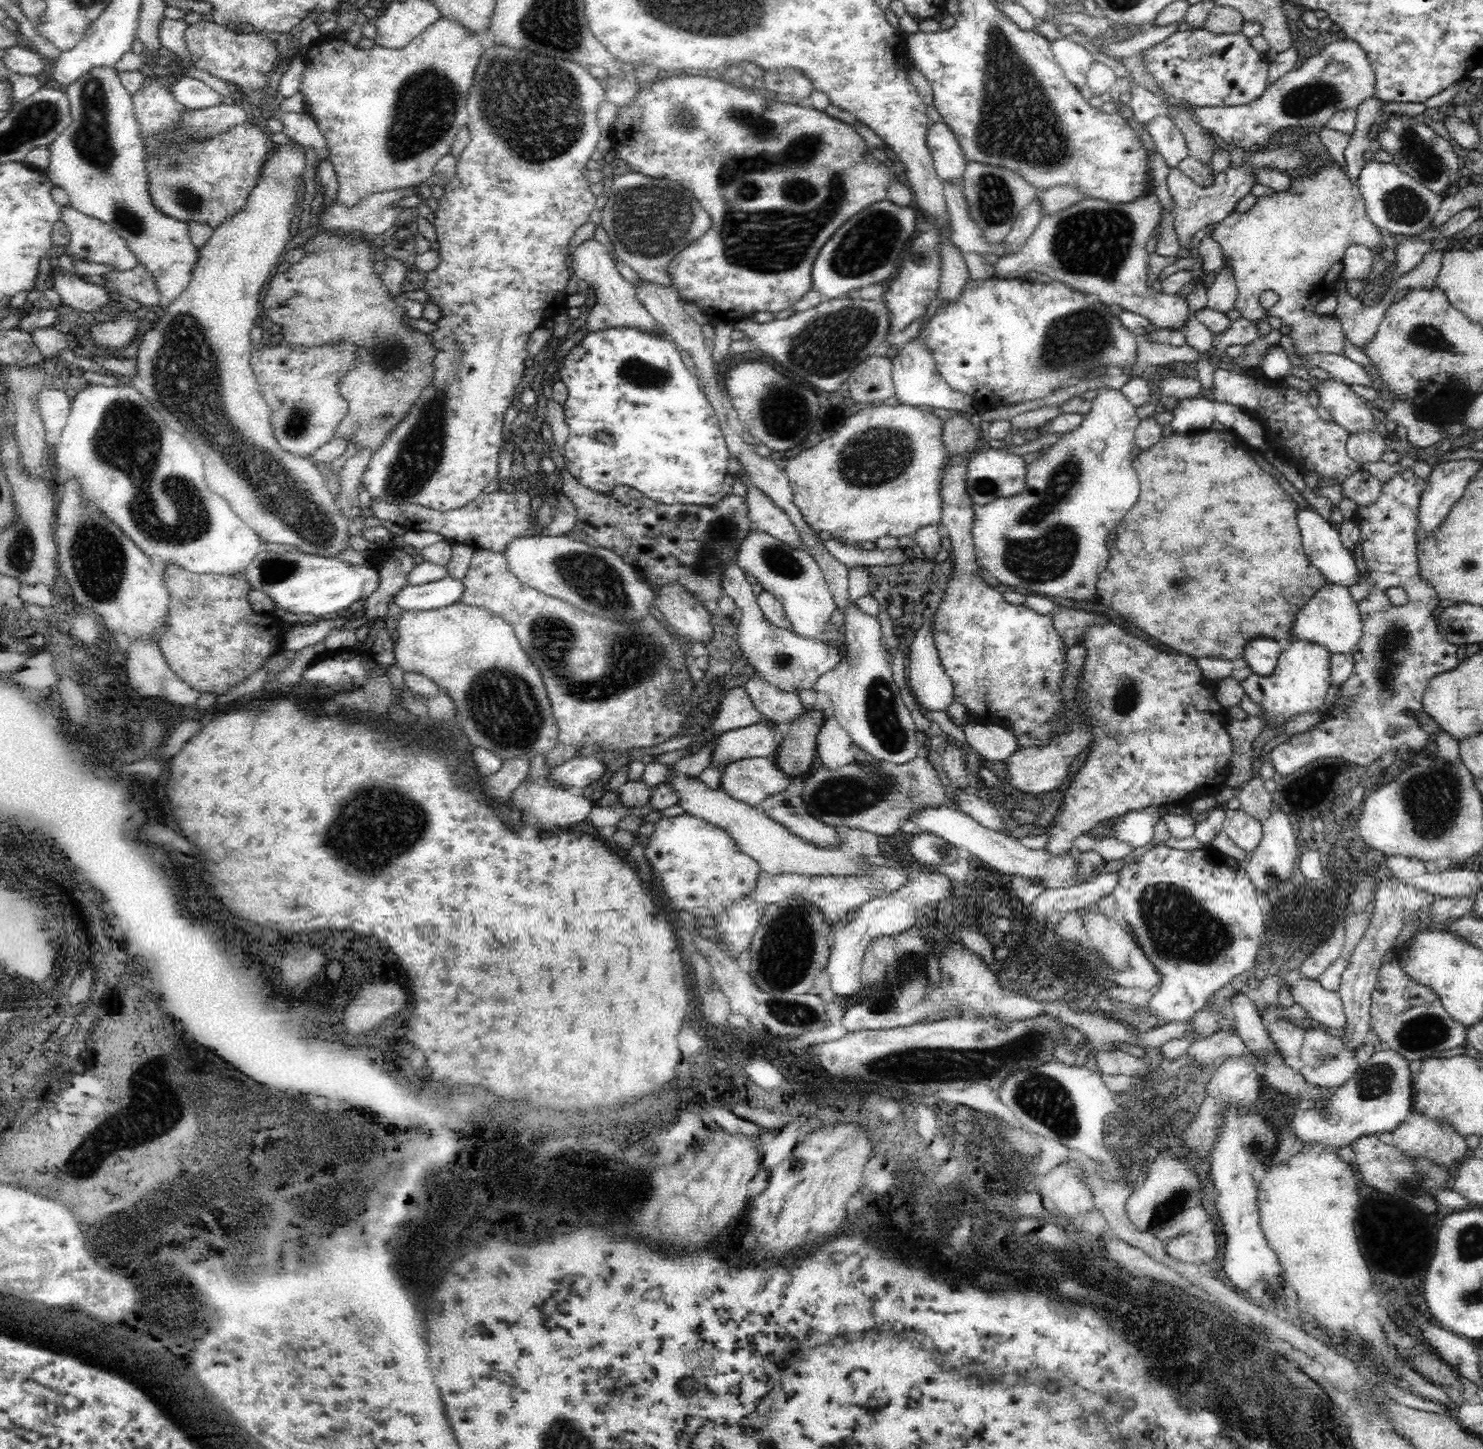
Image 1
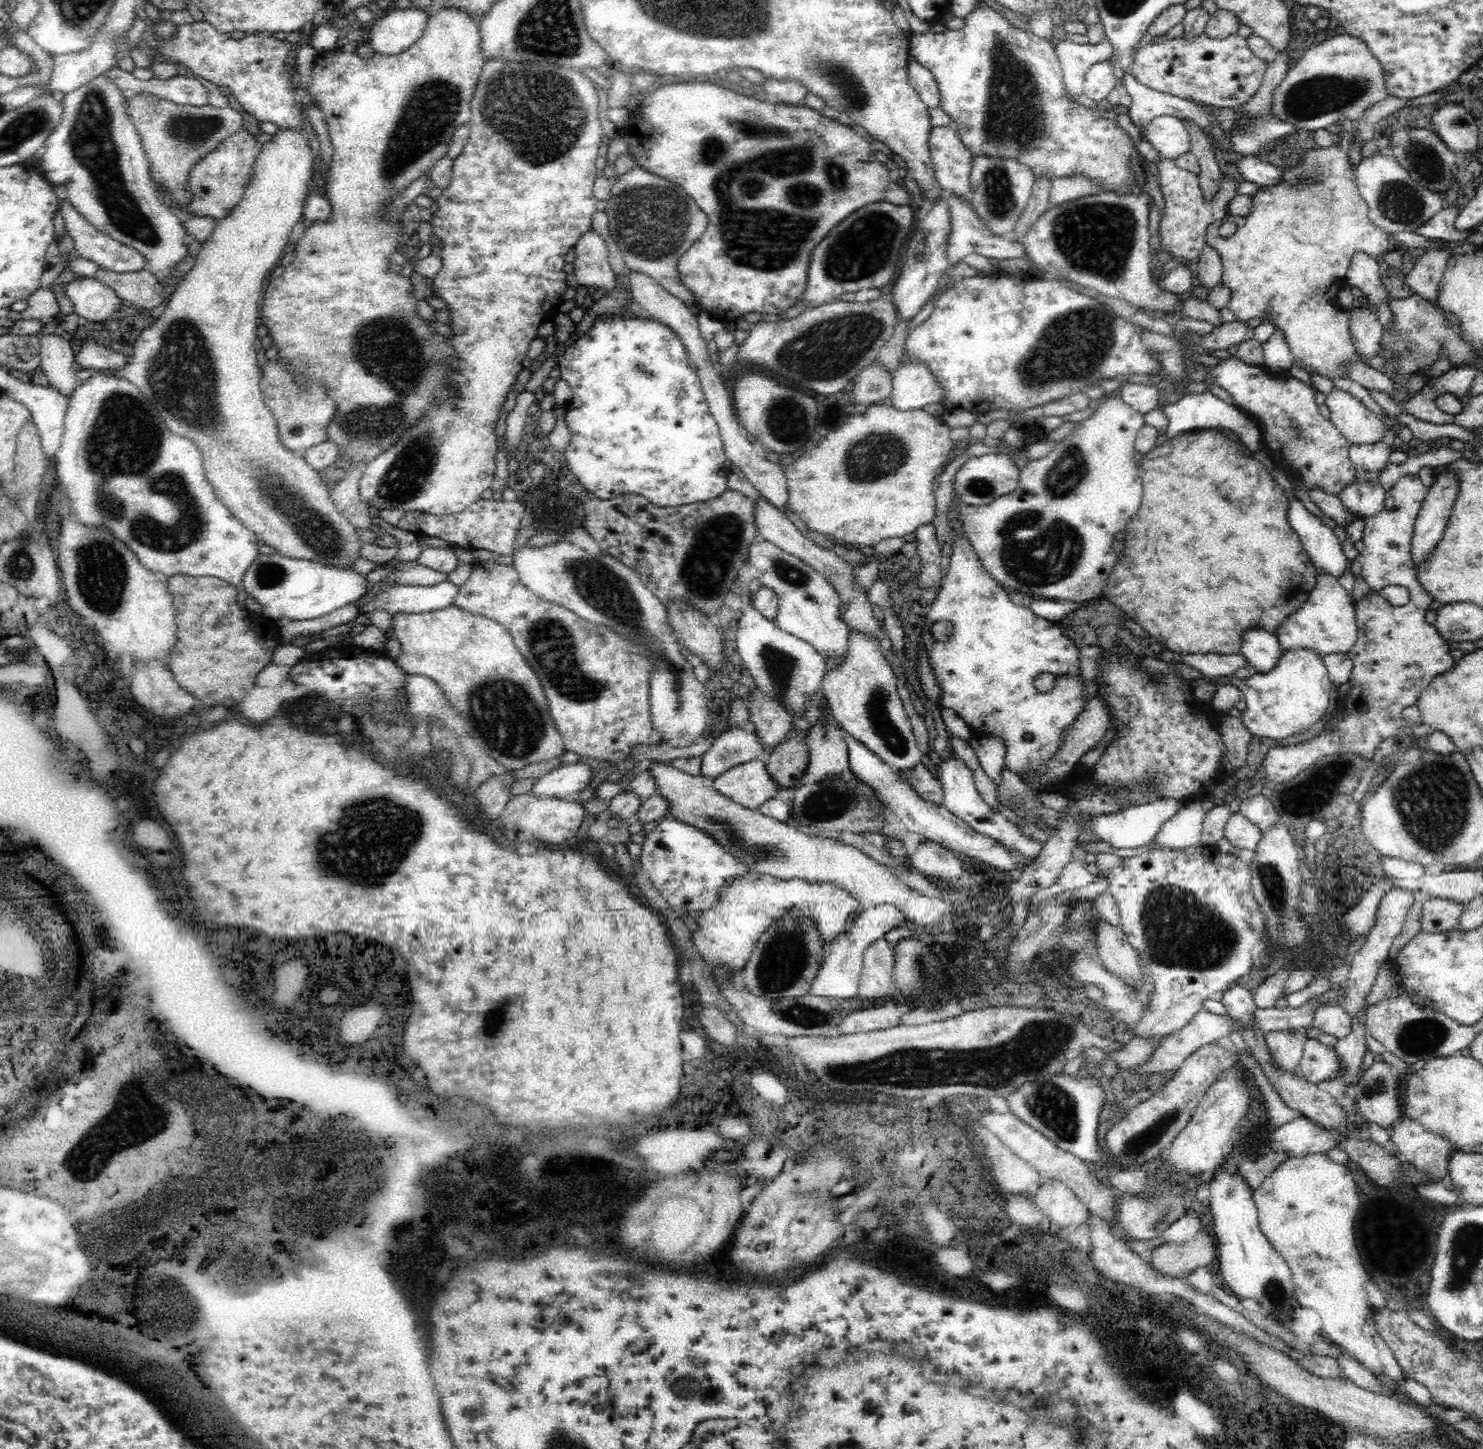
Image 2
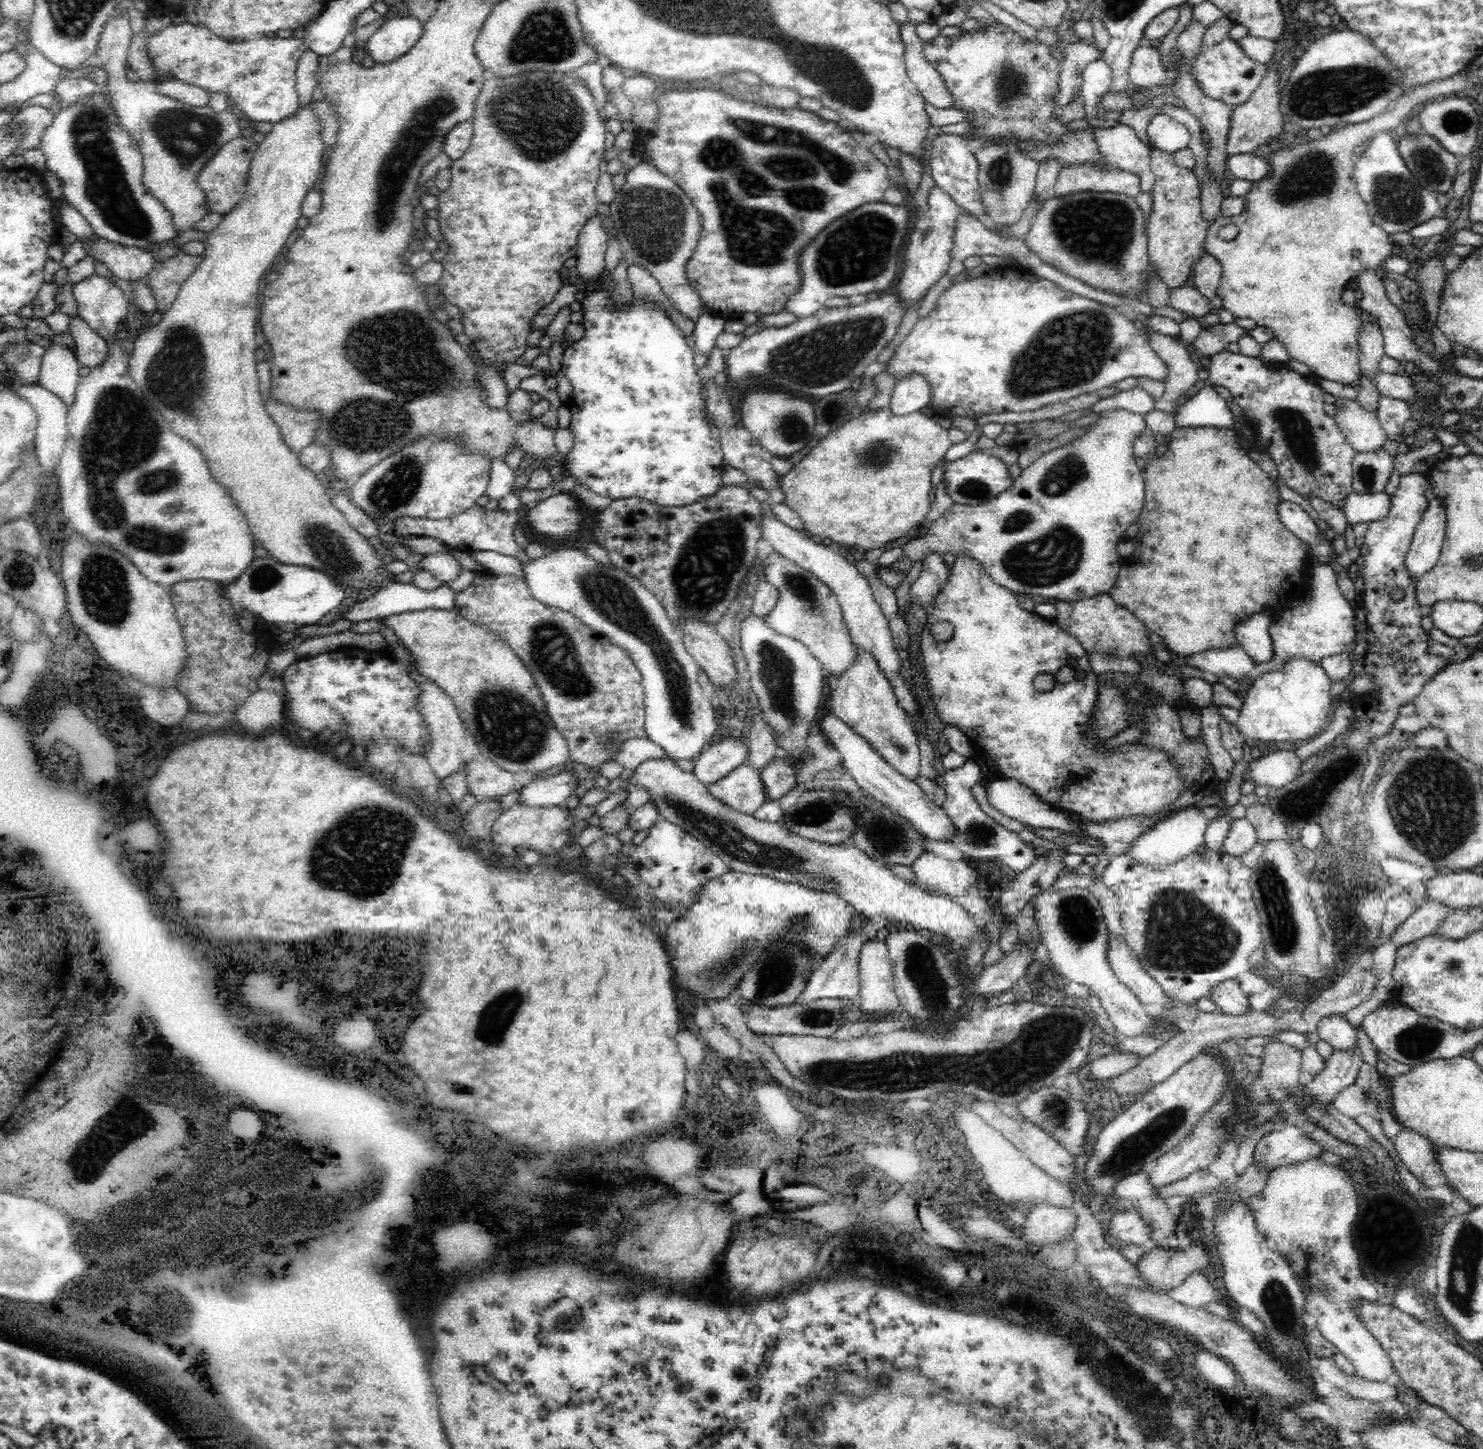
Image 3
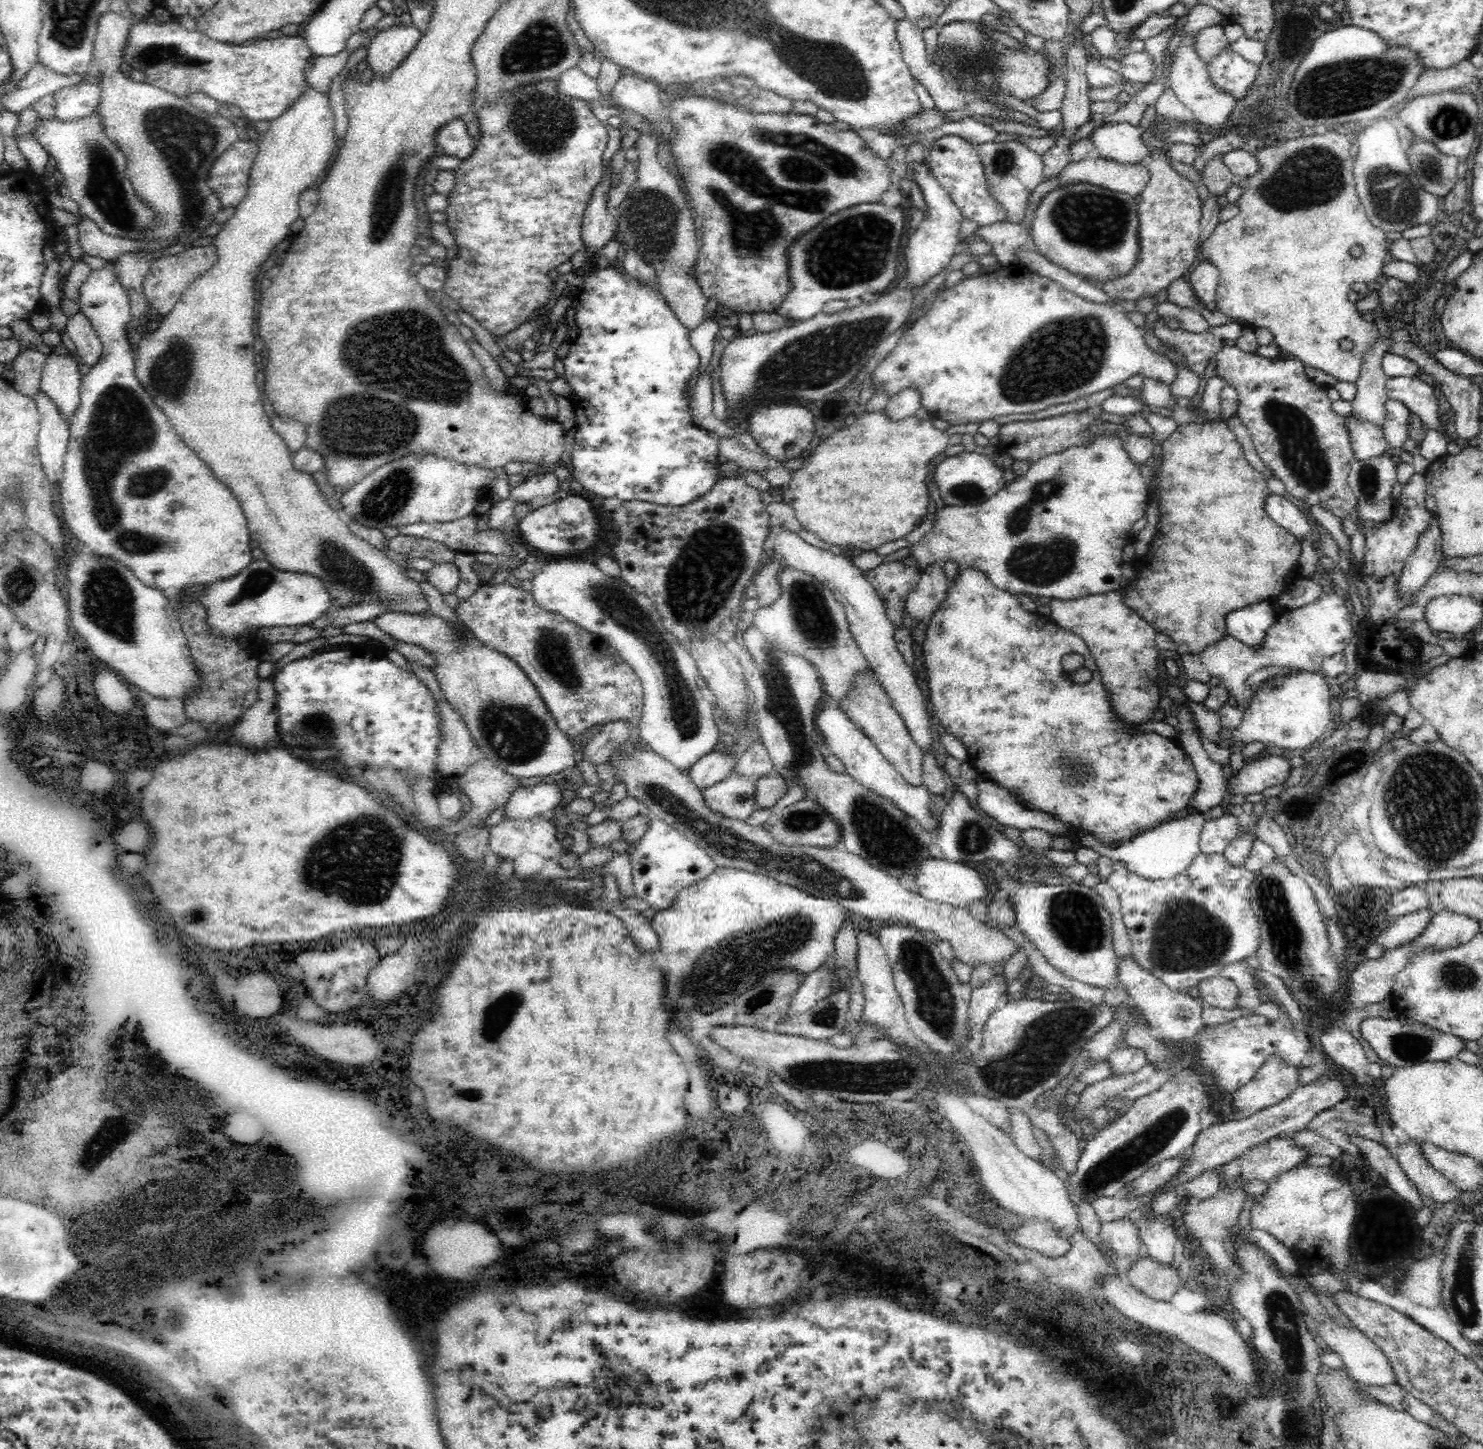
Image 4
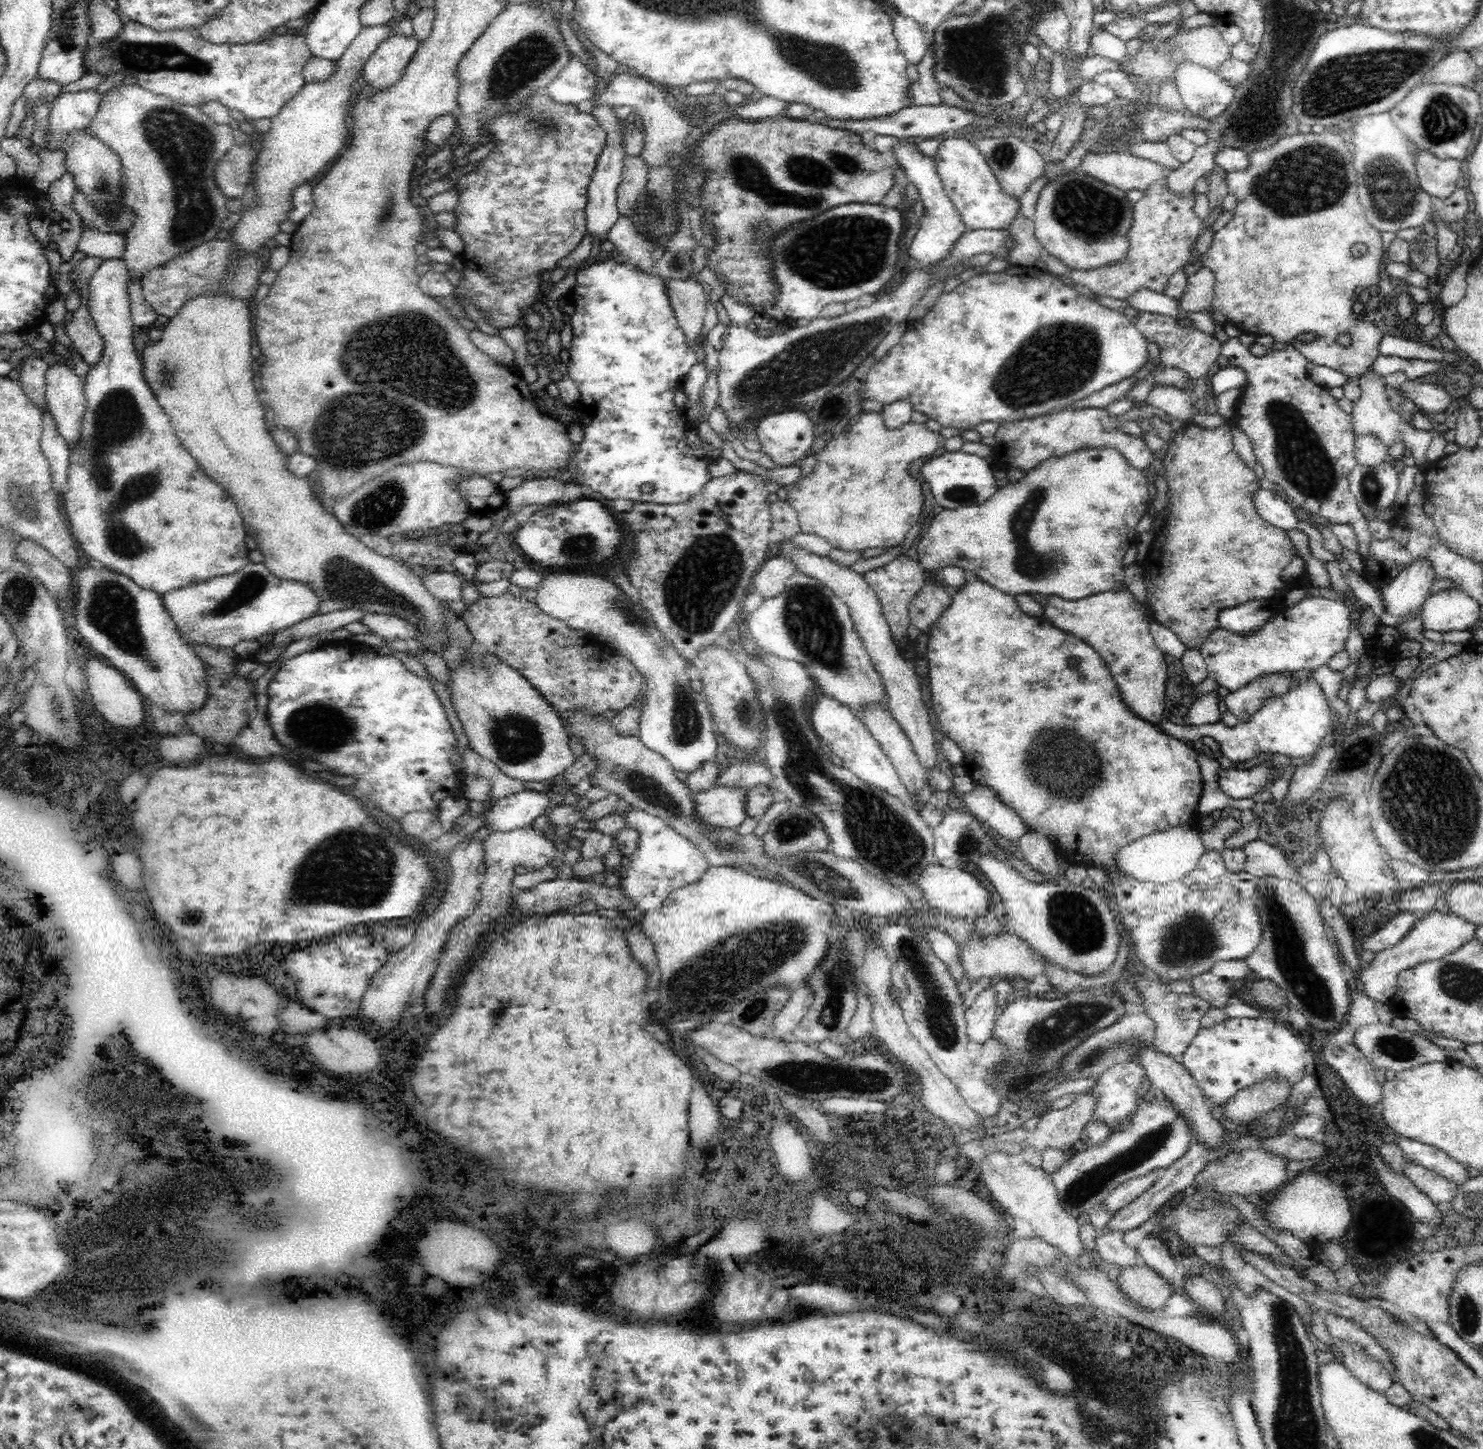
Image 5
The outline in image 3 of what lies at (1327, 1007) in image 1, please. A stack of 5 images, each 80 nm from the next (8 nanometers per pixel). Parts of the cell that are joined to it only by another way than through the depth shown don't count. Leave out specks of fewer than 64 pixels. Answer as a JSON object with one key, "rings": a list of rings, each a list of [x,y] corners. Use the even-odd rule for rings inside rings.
{"rings":[[[1322,1017],[1317,1024],[1320,1040],[1327,1042],[1332,1052],[1351,1053],[1357,1045],[1356,1028],[1345,1017]]]}

